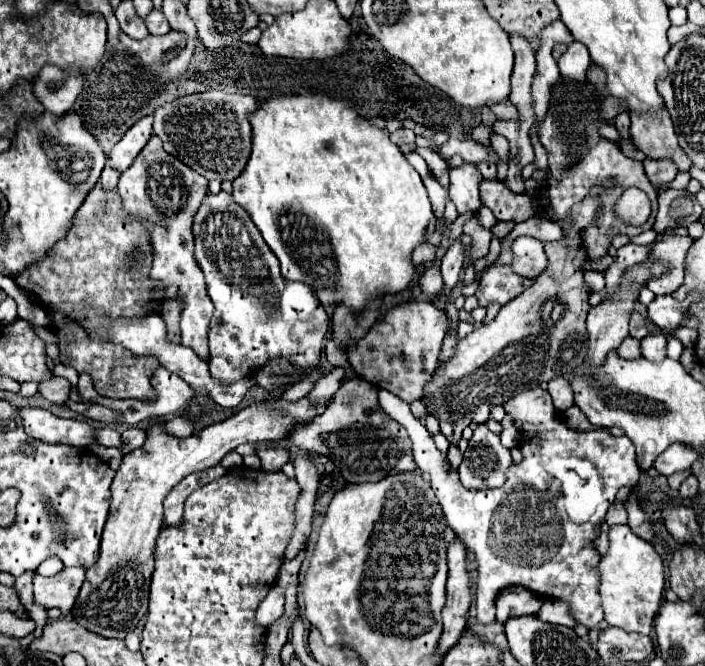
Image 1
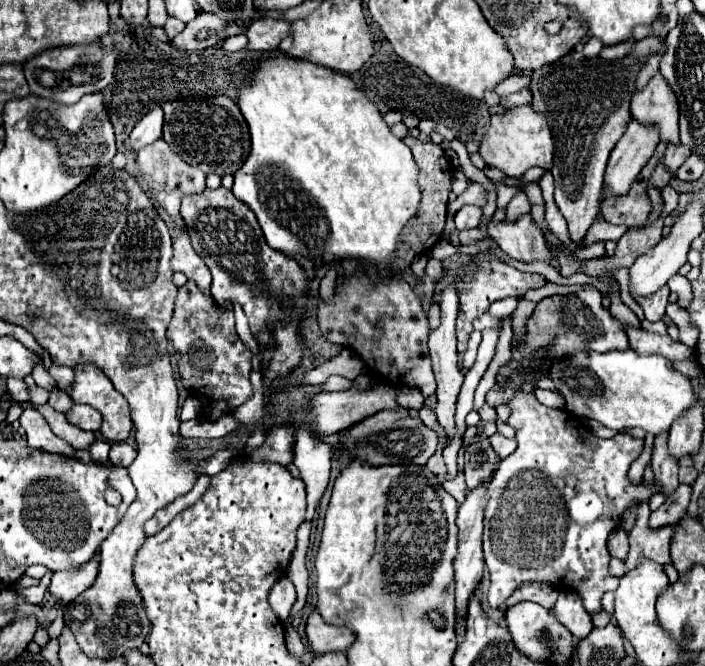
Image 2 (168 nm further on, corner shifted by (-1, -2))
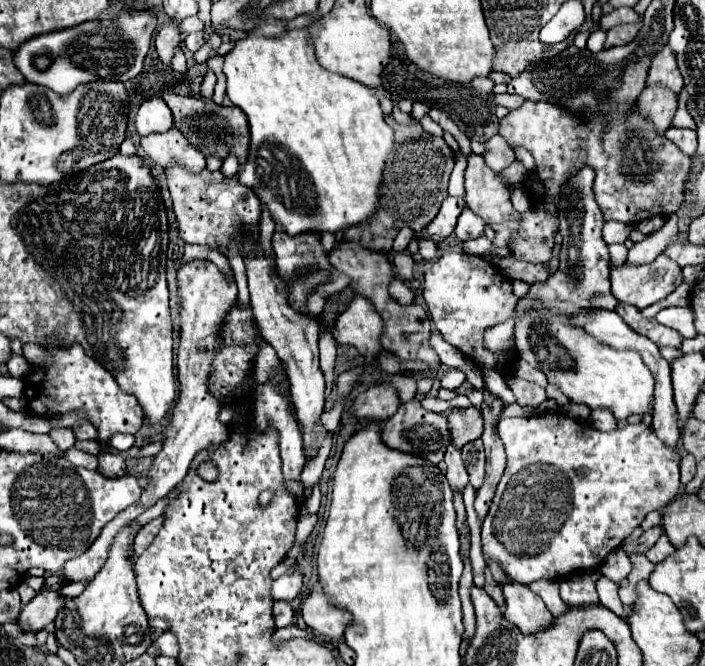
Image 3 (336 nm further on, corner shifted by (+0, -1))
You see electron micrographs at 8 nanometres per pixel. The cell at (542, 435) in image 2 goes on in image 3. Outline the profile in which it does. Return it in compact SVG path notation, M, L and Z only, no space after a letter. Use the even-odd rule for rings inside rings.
M539 414L501 418L499 436L507 452L507 468L483 520L483 552L501 564L517 582L561 580L575 570L599 568L609 552L619 548L651 510L661 510L679 492L681 452L663 444L645 422L601 432L569 416Z

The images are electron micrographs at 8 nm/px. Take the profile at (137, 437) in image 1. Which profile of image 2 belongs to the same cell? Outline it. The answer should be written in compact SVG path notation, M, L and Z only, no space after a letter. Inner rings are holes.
M120 441L120 443L112 443L112 449L110 449L110 461L116 465L116 467L128 467L136 457L136 449L126 443L126 441Z

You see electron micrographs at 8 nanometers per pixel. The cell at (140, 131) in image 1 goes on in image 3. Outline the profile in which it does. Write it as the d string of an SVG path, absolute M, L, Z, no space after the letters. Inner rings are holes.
M155 96L141 104L135 118L135 126L141 136L147 136L151 132L163 132L173 126L173 114L169 106L163 102L163 98Z

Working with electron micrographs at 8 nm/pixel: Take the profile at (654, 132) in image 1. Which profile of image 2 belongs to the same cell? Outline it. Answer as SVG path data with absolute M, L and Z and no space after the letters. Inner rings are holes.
M656 73L642 91L634 93L630 113L632 113L632 119L636 119L638 123L658 127L660 141L664 141L668 145L680 145L680 139L678 139L678 103L676 103L676 97L672 95L672 89L668 87L668 83L664 83L660 73Z

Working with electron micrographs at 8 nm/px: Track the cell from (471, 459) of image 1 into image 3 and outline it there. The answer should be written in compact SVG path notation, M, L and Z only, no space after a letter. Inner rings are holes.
M481 440L469 442L467 446L463 446L461 456L463 456L465 468L467 468L469 478L471 478L471 486L473 486L475 490L479 490L481 484L483 484L483 476L485 476L485 452L483 452L483 442L481 442Z

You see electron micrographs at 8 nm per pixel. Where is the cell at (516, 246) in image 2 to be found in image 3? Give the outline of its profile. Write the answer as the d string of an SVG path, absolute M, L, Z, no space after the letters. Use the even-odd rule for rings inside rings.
M471 154L469 156L469 166L467 166L467 172L465 172L465 190L467 190L467 196L465 196L467 206L495 230L495 240L493 242L497 242L499 248L507 248L507 242L511 240L511 234L515 234L515 230L519 228L519 212L515 212L513 206L511 206L511 200L509 200L511 190L509 190L507 180L501 176L501 172L493 172L485 164L483 156Z

